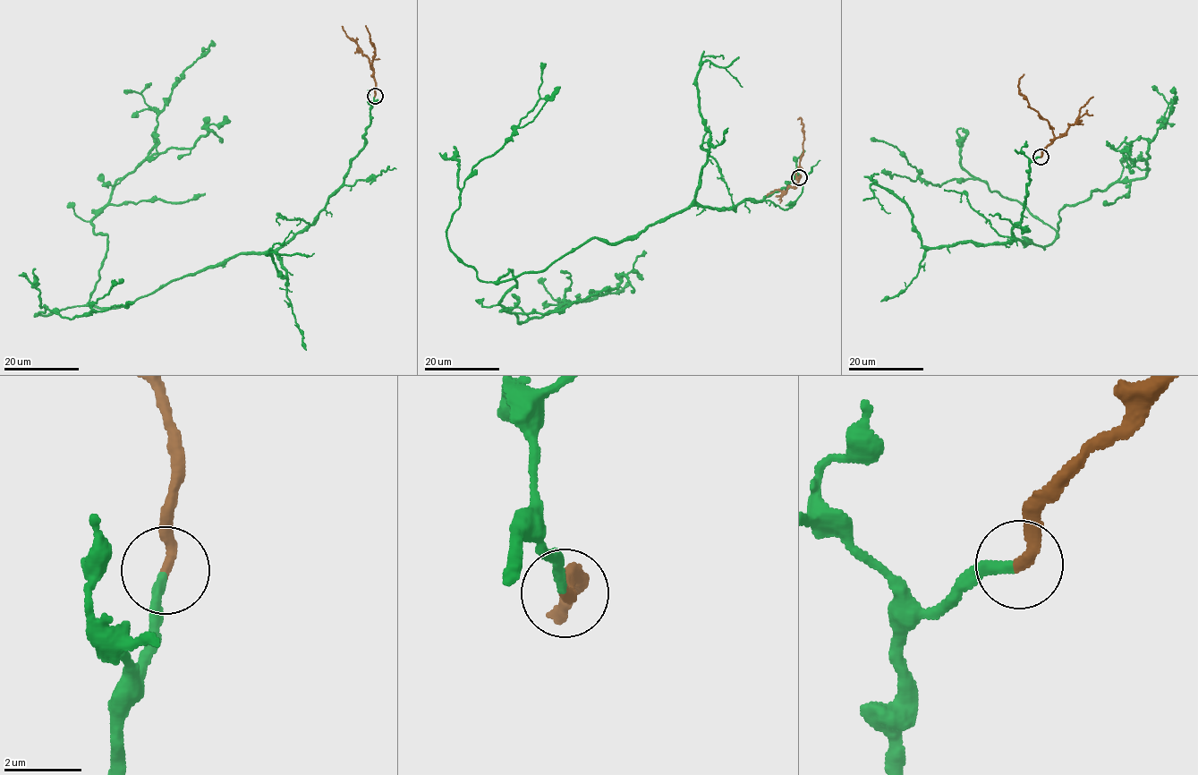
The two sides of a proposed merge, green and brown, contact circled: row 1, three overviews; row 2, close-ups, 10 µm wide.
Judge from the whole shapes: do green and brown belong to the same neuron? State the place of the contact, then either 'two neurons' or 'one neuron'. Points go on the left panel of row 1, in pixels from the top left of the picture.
place (375, 96); one neuron

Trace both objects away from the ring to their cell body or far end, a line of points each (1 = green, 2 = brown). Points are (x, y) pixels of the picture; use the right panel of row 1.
1: (1040, 157), (1000, 242), (1044, 249), (1058, 210), (1146, 175), (1173, 87)
2: (1040, 157), (1054, 136), (1049, 123), (1029, 106), (1019, 91), (1018, 83), (1024, 74)

